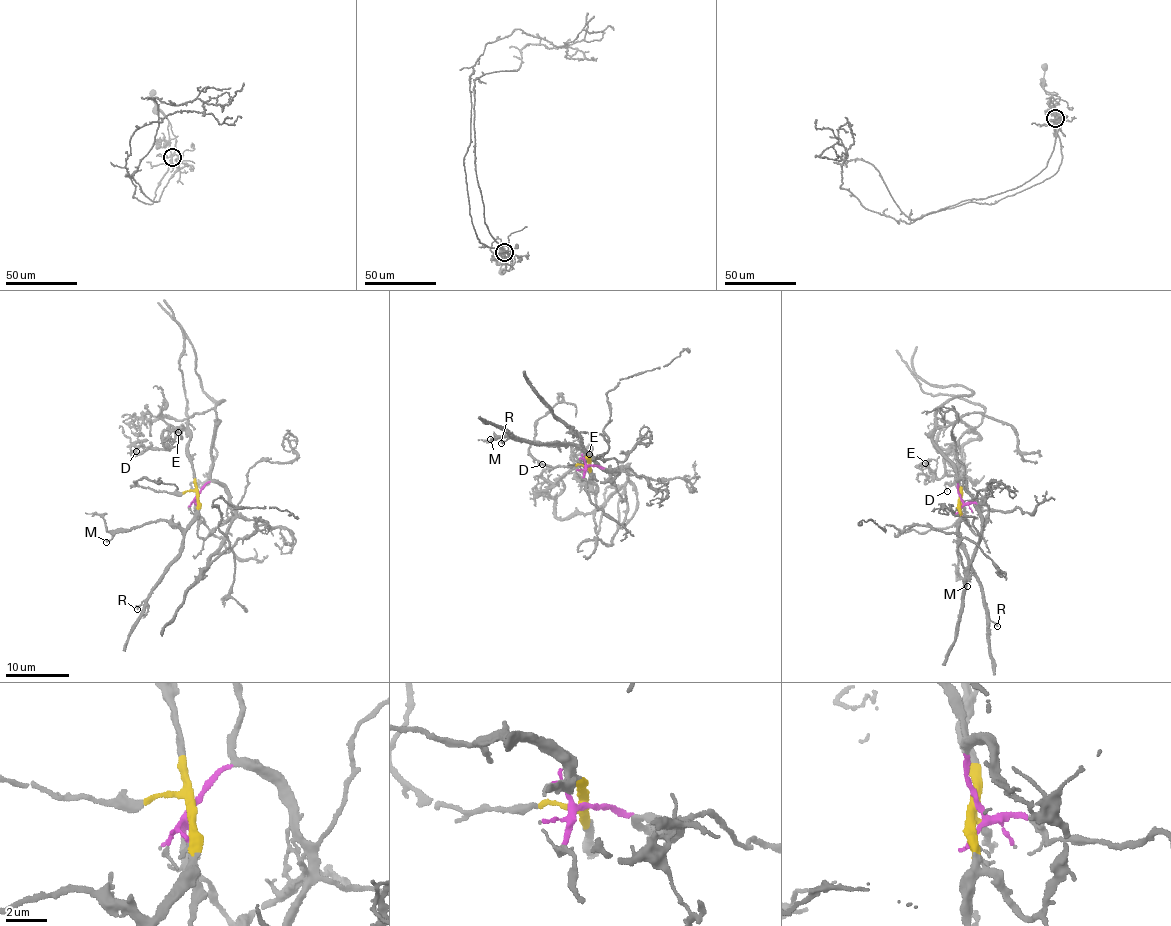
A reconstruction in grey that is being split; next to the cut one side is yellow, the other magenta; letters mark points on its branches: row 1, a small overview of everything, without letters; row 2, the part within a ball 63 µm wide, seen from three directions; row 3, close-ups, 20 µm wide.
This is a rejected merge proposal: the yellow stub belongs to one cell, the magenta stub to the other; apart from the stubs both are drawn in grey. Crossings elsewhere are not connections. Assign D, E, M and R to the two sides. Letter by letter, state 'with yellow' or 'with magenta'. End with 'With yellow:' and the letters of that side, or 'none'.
D: with yellow
E: with yellow
M: with yellow
R: with yellow
With yellow: D, E, M, R

